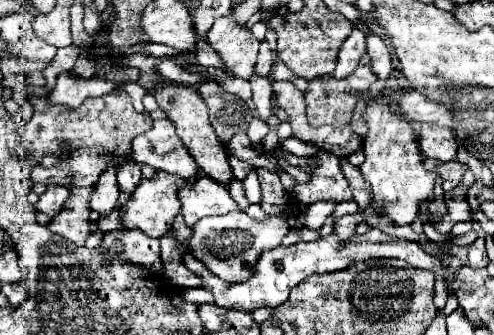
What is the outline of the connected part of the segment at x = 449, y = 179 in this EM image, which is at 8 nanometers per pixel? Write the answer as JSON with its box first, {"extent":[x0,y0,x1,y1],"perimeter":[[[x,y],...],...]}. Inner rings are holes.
{"extent":[424,158,466,192],"perimeter":[[[424,158],[424,166],[428,172],[436,172],[438,178],[442,178],[442,188],[448,192],[452,188],[458,186],[466,166],[456,162],[456,160],[450,160],[450,162],[440,162],[440,160],[432,160],[432,158]]]}

